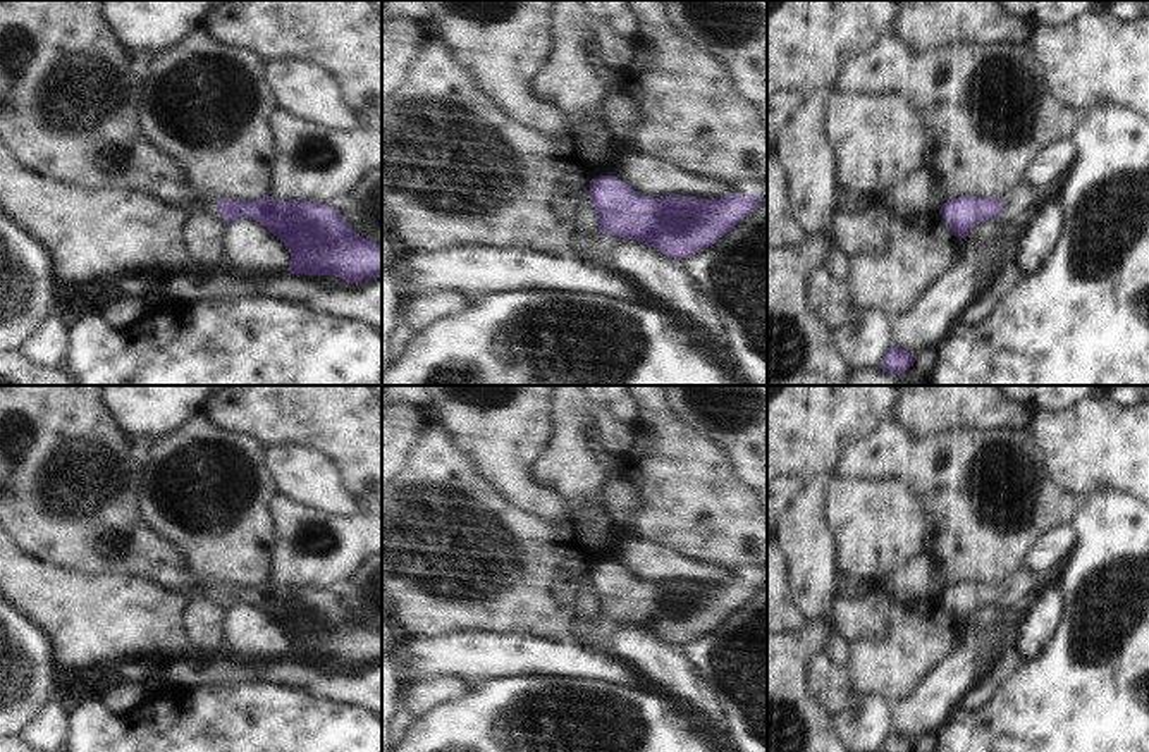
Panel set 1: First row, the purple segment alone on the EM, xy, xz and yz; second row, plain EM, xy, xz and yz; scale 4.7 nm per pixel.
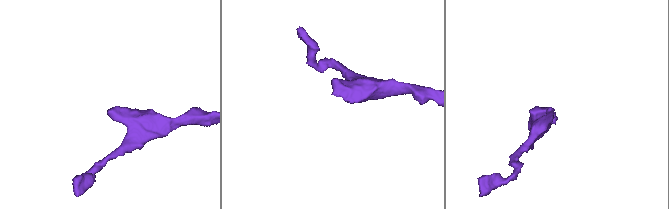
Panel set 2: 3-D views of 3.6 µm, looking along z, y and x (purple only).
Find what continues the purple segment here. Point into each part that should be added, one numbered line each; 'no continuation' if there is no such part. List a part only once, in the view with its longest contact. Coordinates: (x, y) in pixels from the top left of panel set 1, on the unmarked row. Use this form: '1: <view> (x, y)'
1: xz (597, 634)

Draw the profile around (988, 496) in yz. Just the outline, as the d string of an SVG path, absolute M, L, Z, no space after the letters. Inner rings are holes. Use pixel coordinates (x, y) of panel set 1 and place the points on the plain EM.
M888 418L860 442L851 444L834 472L843 478L896 478L920 501L925 511L925 554L944 564L948 585L977 582L987 585L1006 583L1025 566L1030 551L1051 530L1072 525L1082 499L1061 490L1049 475L1044 454L1029 428L998 428L991 432L951 428L925 439L912 437L894 418Z

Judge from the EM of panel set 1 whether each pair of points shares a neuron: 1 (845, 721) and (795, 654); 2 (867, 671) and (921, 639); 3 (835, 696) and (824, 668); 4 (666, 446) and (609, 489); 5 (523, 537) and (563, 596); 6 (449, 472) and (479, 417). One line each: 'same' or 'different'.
1: different
2: same
3: same
4: different
5: different
6: different

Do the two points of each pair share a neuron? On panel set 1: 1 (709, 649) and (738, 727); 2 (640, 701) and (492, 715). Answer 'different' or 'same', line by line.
1: same
2: same

